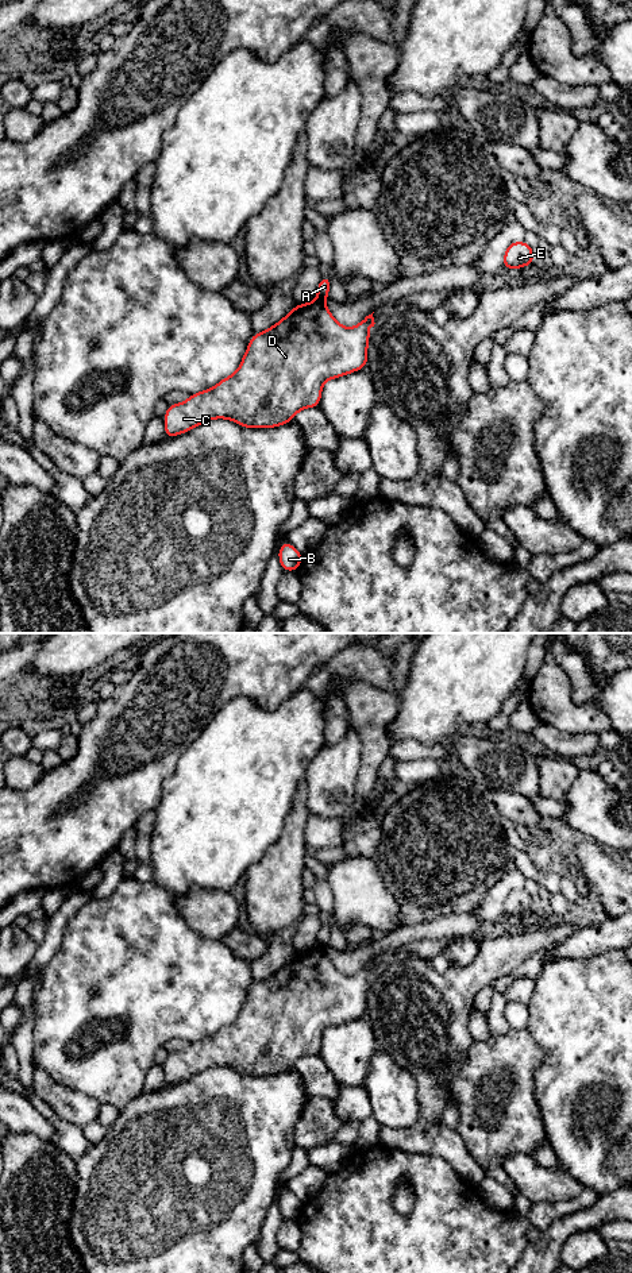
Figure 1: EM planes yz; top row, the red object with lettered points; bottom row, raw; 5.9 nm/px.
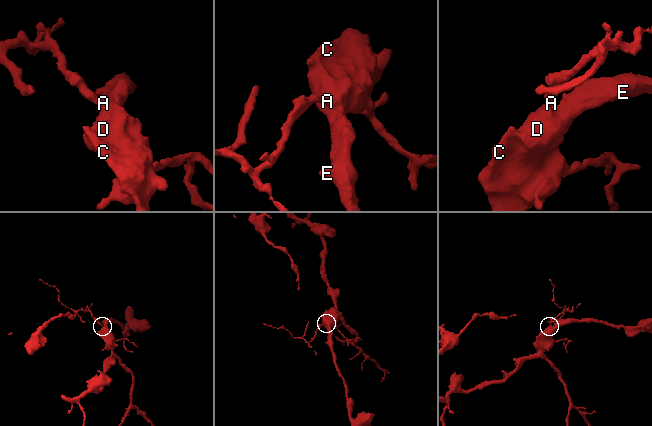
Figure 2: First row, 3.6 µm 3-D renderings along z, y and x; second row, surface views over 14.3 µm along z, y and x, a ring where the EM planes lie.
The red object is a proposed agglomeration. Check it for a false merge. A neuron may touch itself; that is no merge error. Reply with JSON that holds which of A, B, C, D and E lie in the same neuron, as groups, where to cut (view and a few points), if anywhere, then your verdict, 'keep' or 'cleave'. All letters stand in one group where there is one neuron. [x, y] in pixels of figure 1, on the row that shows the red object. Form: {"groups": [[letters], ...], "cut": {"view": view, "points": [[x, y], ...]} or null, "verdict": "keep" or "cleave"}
{"groups": [["A"], ["B", "C", "D", "E"]], "cut": {"view": "yz", "points": [[318, 297], [323, 301]]}, "verdict": "cleave"}

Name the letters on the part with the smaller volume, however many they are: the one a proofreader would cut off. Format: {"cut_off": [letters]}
{"cut_off": ["A"]}

